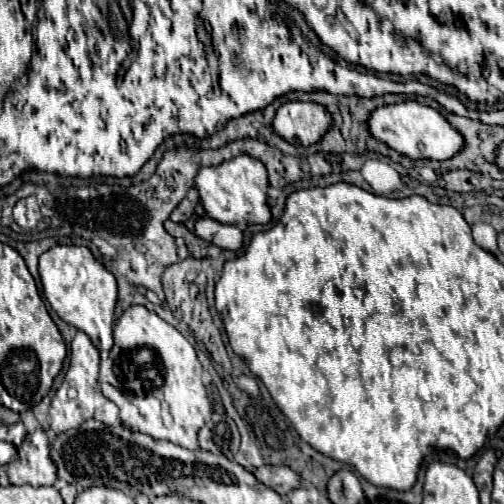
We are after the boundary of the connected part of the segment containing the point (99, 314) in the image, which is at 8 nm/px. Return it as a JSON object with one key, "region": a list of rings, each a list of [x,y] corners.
{"region":[[[53,246],[43,252],[39,256],[39,276],[53,312],[63,322],[83,330],[99,352],[109,352],[113,346],[113,312],[117,302],[115,276],[83,246]]]}

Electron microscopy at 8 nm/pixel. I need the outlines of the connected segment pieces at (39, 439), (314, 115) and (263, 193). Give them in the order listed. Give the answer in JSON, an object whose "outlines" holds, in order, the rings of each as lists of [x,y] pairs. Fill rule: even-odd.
{"outlines":[[[[43,430],[29,434],[19,446],[19,454],[7,464],[7,474],[15,486],[53,486],[57,480],[51,444]]],[[[285,102],[277,108],[273,130],[295,146],[311,146],[331,128],[329,112],[315,102]]],[[[239,154],[229,162],[219,166],[201,168],[195,186],[201,196],[201,204],[207,210],[207,216],[223,224],[267,224],[271,220],[271,210],[267,204],[267,168],[249,154]]]]}

